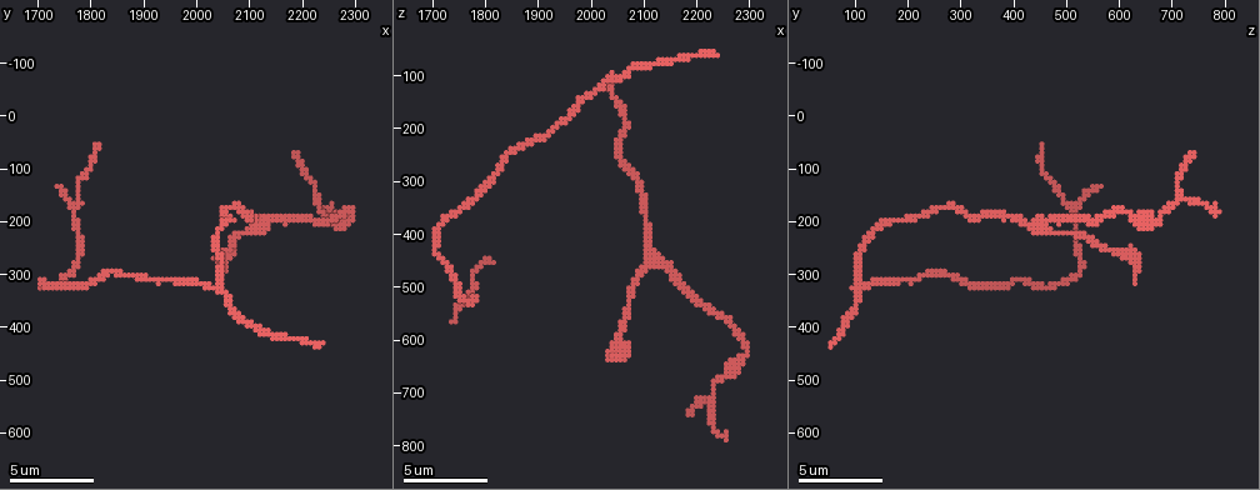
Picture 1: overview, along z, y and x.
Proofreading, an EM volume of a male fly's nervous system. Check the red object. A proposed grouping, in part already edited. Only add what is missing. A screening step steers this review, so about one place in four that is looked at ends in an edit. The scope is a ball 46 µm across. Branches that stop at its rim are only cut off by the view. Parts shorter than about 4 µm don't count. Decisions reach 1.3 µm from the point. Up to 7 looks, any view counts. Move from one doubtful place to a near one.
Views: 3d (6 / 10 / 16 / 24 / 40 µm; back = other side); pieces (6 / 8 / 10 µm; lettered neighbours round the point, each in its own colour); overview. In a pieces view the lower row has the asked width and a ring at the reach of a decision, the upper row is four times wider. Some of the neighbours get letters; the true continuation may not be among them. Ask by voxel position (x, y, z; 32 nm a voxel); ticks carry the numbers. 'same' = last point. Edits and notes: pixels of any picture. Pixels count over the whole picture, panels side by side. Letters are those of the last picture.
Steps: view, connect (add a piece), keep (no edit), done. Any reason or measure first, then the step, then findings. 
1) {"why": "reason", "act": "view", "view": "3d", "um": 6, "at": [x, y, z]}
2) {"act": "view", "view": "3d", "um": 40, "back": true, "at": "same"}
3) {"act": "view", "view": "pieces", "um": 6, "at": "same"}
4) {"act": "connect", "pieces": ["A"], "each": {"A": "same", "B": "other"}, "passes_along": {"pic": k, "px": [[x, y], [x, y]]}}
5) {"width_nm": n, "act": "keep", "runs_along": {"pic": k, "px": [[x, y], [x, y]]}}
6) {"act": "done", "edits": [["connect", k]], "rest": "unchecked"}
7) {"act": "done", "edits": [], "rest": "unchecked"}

{"why": "an open end", "act": "view", "view": "pieces", "um": 8, "at": [2190, 70, 735]}

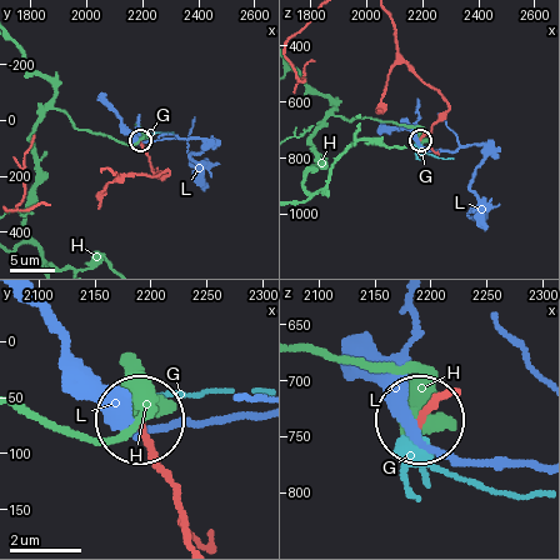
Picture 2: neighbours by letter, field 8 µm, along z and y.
{"act": "connect", "pieces": ["G"], "each": {"G": "same", "H": "other", "L": "other"}, "found": "the cell continues"}

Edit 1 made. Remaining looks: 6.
{"act": "view", "view": "overview"}

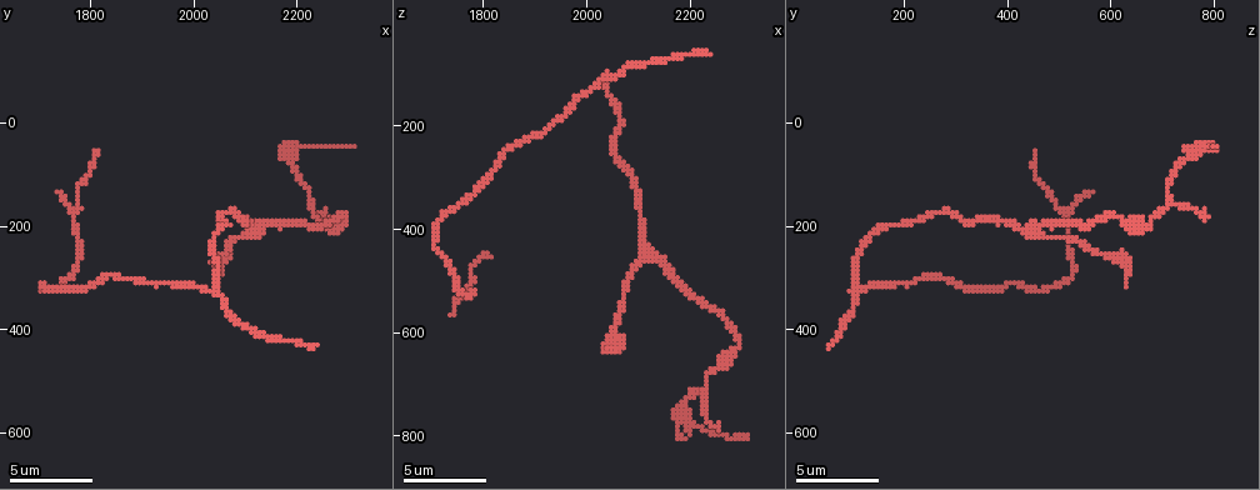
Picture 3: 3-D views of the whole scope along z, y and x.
{"why": "tapers out", "act": "view", "view": "3d", "um": 10, "at": [1745, 135, 560]}

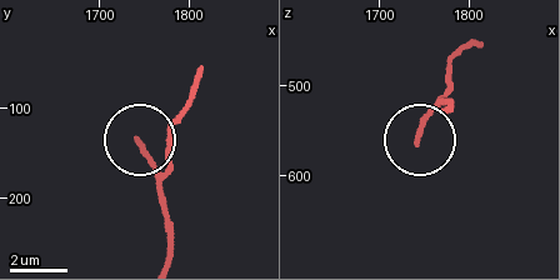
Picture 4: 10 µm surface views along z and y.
{"act": "view", "view": "pieces", "um": 8, "at": [1745, 135, 565]}

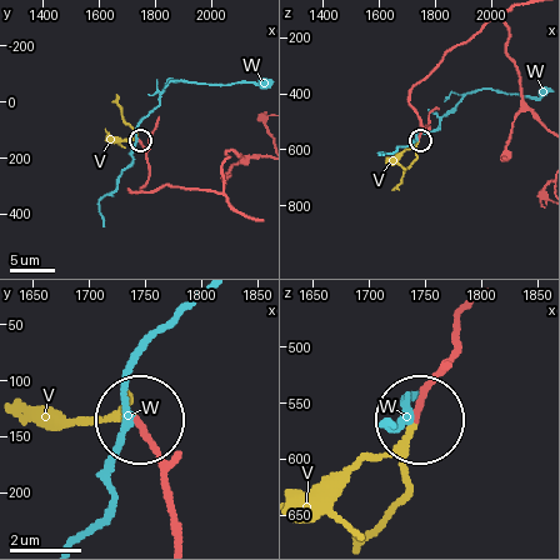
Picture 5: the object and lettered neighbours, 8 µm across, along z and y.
{"width_nm": 150, "act": "connect", "pieces": ["V"], "each": {"V": "same", "W": "other"}, "passes_along": {"pic": 5, "px": [[448, 366], [409, 424], [409, 484], [374, 538]]}, "found": "the cell continues"}

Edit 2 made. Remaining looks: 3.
{"act": "view", "view": "overview"}

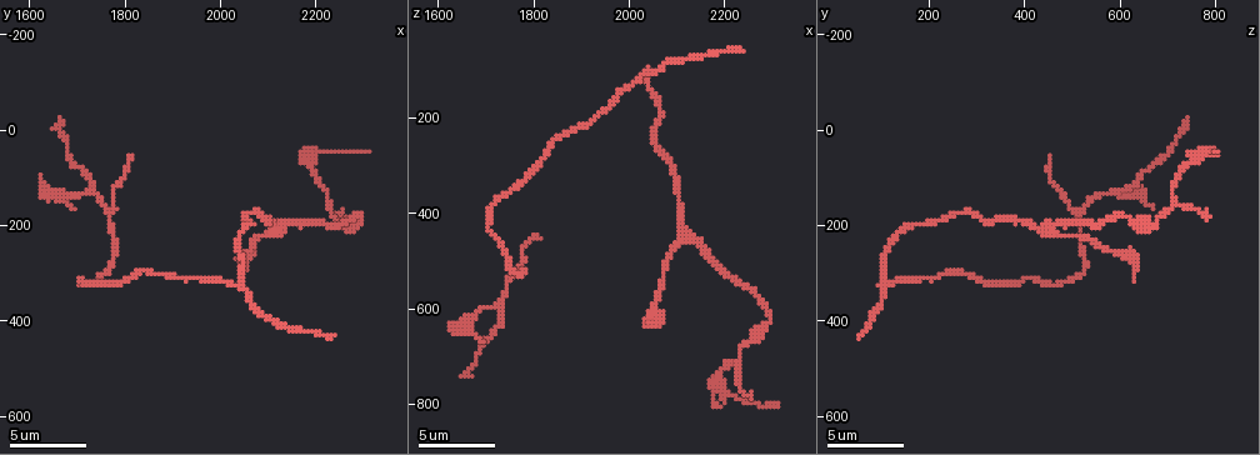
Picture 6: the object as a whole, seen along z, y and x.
{"why": "tapers out", "act": "view", "view": "pieces", "um": 10, "at": [1810, 55, 455]}

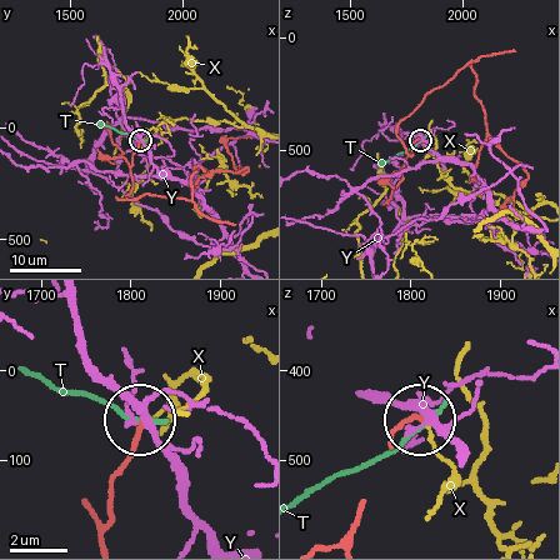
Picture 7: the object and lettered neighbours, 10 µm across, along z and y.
{"act": "keep", "each": {"T": "other", "X": "other", "Y": "other"}, "runs_along": {"pic": 7, "px": [[101, 534], [109, 490], [128, 461], [138, 421]]}, "found": "none of them fits"}

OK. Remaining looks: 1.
{"act": "done", "edits": [["connect", 2], ["connect", 5]], "rest": "unchecked"}

